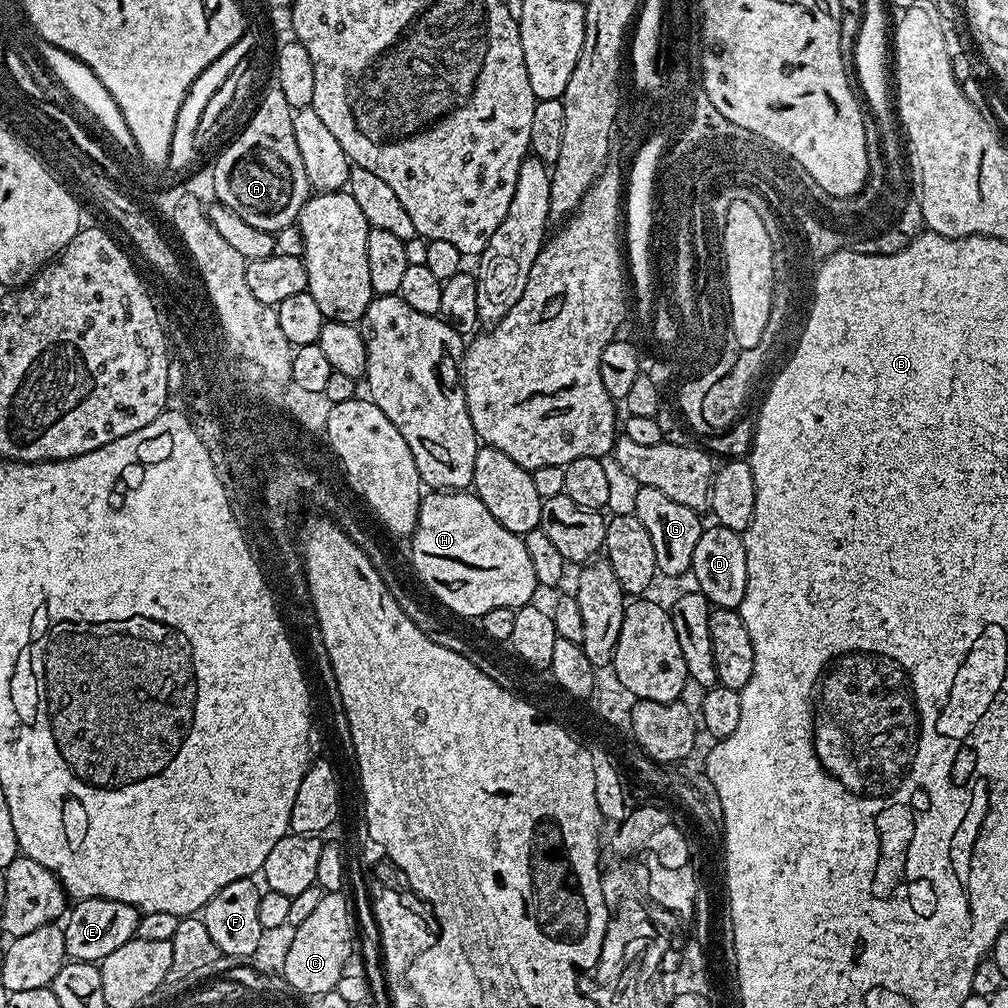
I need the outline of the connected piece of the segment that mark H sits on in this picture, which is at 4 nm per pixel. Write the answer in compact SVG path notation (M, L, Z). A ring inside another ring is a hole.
M432 490L421 499L418 510L418 526L412 531L412 568L420 580L436 595L440 604L445 604L460 616L485 616L490 610L499 608L523 608L533 603L532 595L538 592L534 578L534 566L530 566L530 554L526 554L523 539L517 533L506 530L482 506L482 502L471 491L441 492Z

